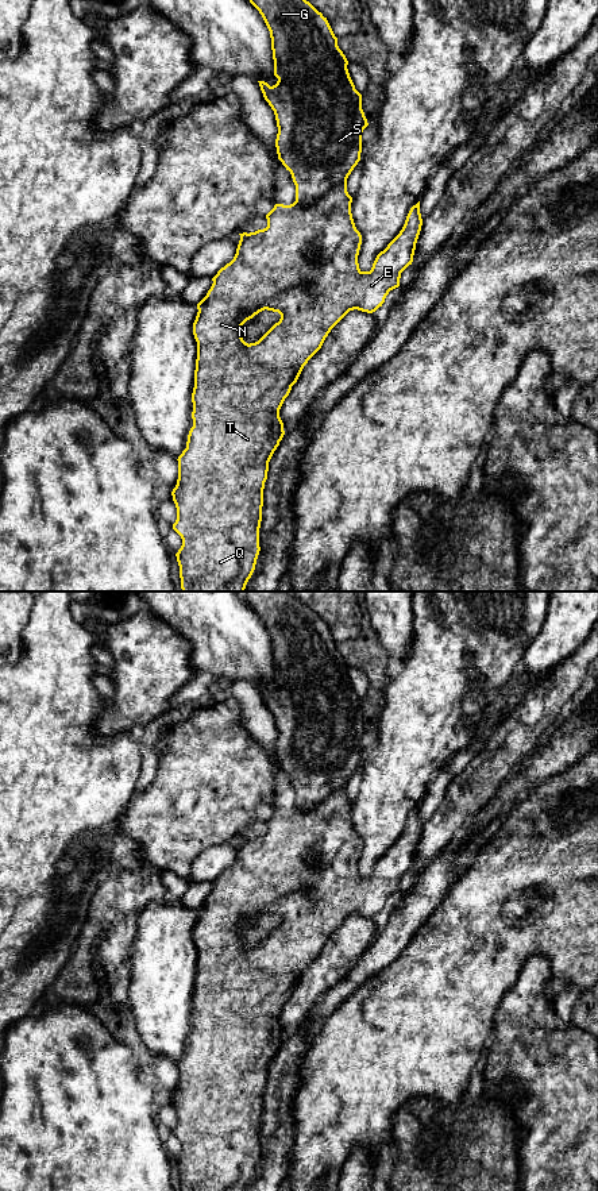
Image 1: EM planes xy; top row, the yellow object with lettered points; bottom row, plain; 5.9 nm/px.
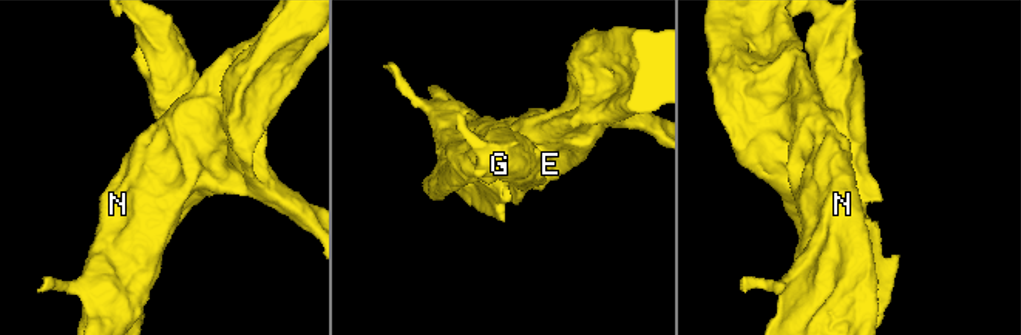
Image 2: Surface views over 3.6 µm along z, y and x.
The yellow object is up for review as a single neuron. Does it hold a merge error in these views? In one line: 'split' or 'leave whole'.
leave whole

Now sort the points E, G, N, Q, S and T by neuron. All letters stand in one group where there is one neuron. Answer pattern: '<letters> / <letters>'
E G N Q S T

